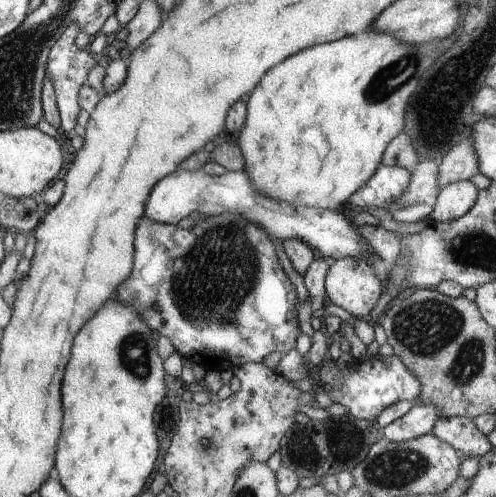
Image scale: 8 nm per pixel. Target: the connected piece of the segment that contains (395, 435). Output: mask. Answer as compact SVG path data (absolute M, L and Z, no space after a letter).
M418 403L407 414L382 430L389 442L405 442L421 435L432 434L439 420L439 409L431 403Z

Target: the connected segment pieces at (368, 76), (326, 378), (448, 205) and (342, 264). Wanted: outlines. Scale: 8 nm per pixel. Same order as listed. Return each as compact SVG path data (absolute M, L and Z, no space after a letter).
M375 29L358 32L353 36L330 42L330 44L316 44L312 48L306 48L306 52L298 52L290 56L286 62L278 64L278 68L270 68L270 71L261 80L261 83L250 92L248 96L247 116L244 127L238 134L237 146L242 152L245 168L242 170L253 181L254 186L261 189L271 198L280 202L288 202L293 206L317 207L318 209L341 210L360 188L364 187L382 165L382 156L388 144L402 132L404 128L404 114L406 106L410 102L410 96L419 88L422 74L432 66L438 56L444 52L443 40L432 40L430 43L407 44L394 37L391 33L376 31Z
M365 355L358 360L343 358L337 362L329 359L320 366L318 380L327 389L328 397L331 398L332 403L345 406L348 408L348 414L352 414L356 419L366 421L376 421L376 418L392 404L397 404L401 401L416 403L421 398L424 388L420 377L416 377L397 355L388 358L383 358L379 355L372 357Z
M455 181L442 187L432 202L434 212L428 218L434 221L451 222L466 215L477 203L480 191L470 182Z
M345 257L330 262L325 279L325 294L331 303L348 311L354 318L366 319L382 297L382 282L370 263L363 259Z

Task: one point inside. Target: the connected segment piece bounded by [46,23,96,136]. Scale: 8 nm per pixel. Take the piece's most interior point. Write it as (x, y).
(68, 68)

